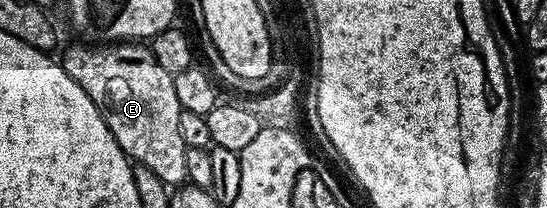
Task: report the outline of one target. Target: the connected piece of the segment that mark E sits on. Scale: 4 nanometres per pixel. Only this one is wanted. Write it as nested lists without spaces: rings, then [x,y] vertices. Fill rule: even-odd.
[[[75,42],[72,48],[67,48],[61,55],[61,63],[65,74],[89,94],[93,106],[105,118],[113,138],[121,146],[121,150],[127,155],[127,159],[153,170],[153,174],[168,186],[179,186],[187,180],[185,170],[185,153],[188,148],[185,142],[181,142],[181,129],[177,126],[181,122],[183,107],[177,102],[177,90],[175,78],[172,73],[157,62],[157,58],[151,53],[150,47],[143,42],[99,42],[94,46],[88,46],[83,42]]]

